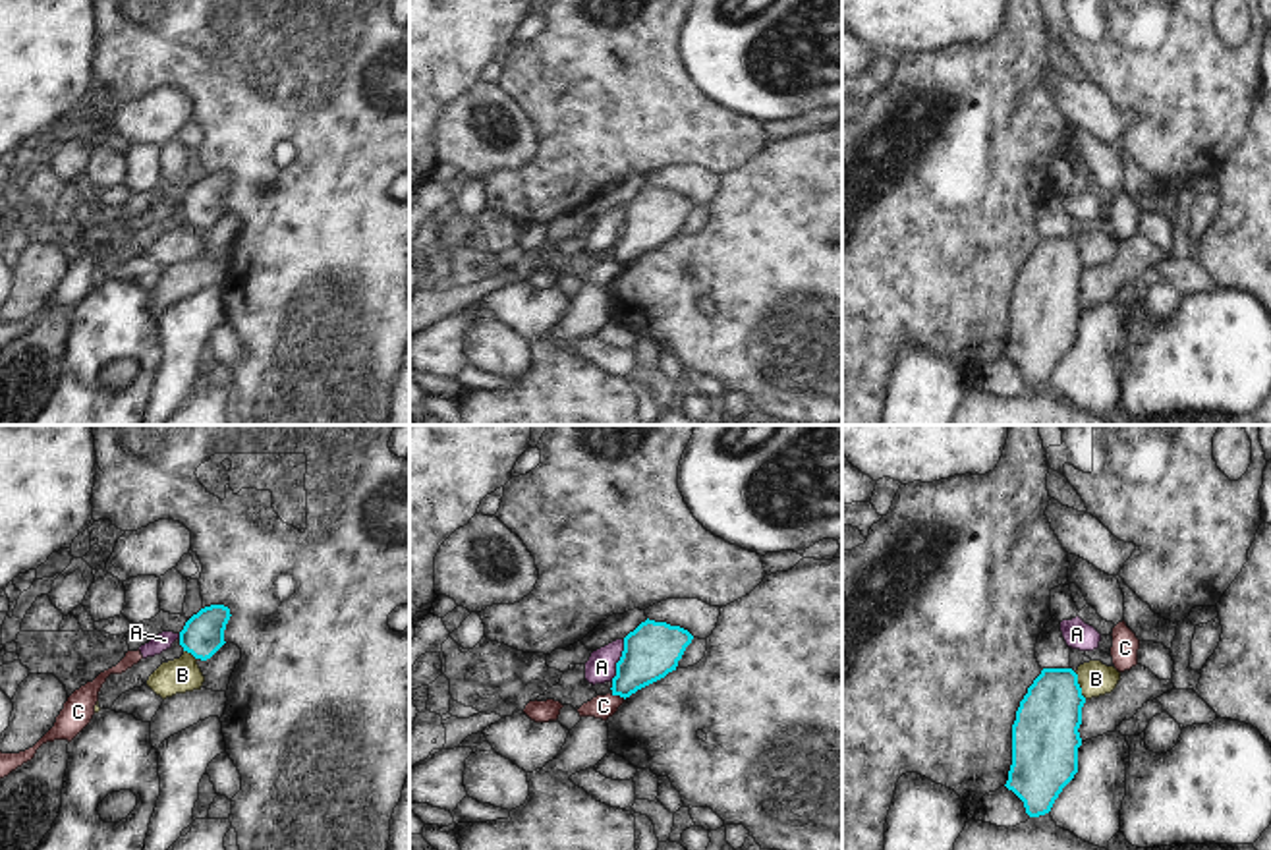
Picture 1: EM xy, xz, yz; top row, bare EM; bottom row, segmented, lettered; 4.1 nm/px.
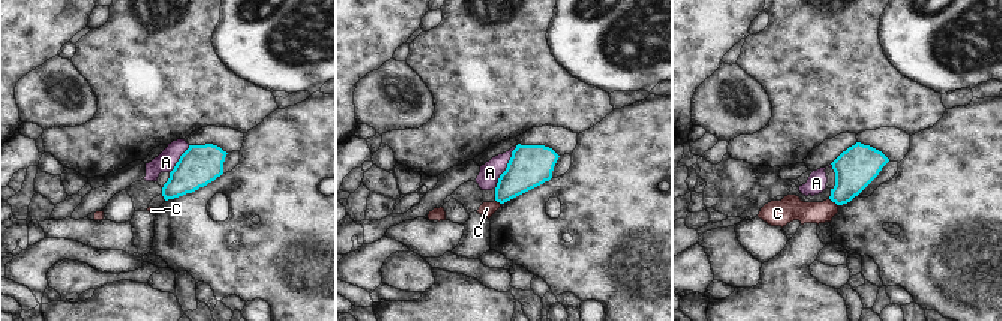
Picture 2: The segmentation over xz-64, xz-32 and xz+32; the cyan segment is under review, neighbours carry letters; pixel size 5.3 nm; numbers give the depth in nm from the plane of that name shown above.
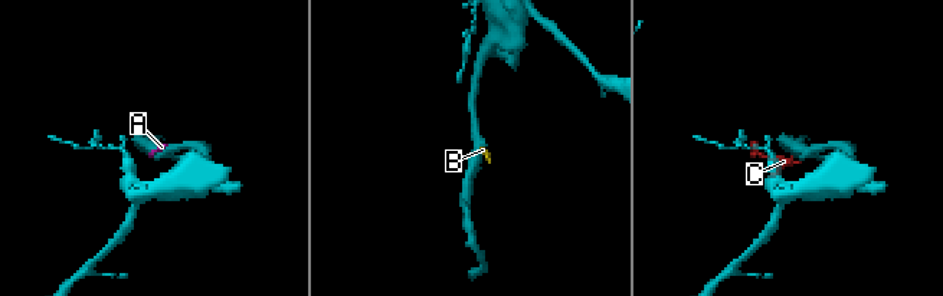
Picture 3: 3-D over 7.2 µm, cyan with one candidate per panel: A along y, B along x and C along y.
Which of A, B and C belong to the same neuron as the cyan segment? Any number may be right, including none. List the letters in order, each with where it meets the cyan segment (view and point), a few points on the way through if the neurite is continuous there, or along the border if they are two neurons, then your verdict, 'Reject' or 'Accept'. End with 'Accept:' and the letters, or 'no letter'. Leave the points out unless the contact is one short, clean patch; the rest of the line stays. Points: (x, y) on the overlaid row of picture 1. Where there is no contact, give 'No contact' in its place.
A: Touches cyan at xz (619, 661). Reject
B: Touches cyan at yz (1078, 686). Boundary: yz (1074, 673), (1086, 698). Reject
C: Touches cyan at xz (619, 694). Boundary: xz (611, 694), (624, 698). Reject
Accept: no letter

